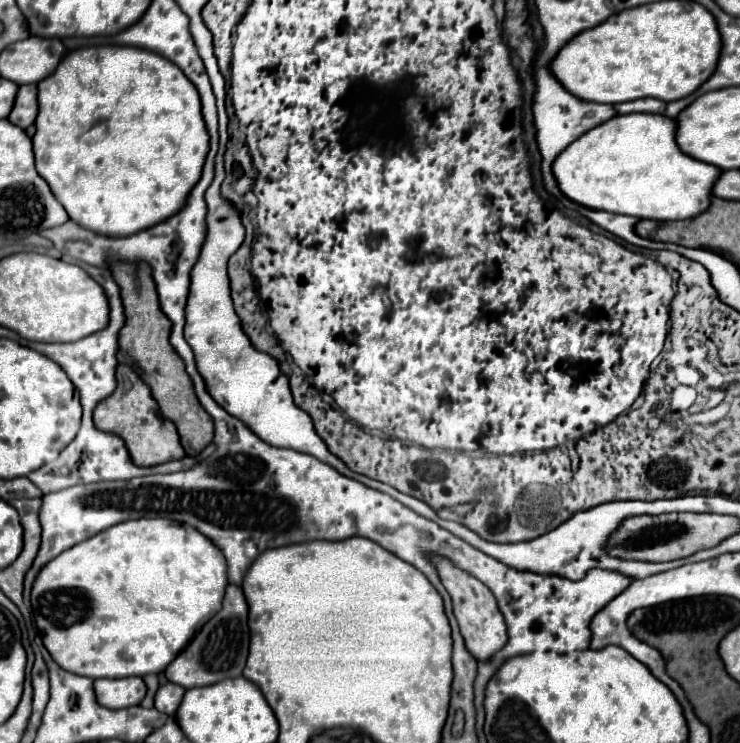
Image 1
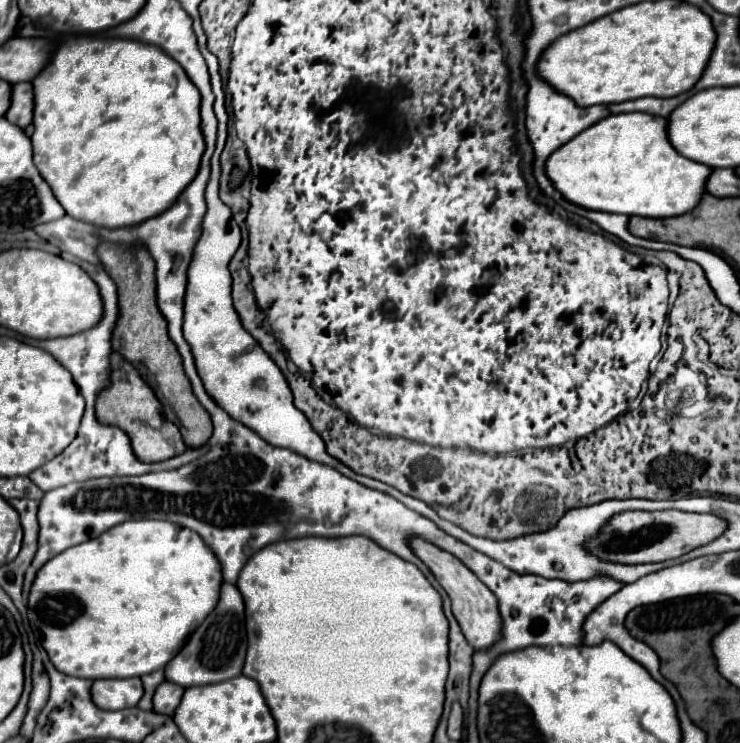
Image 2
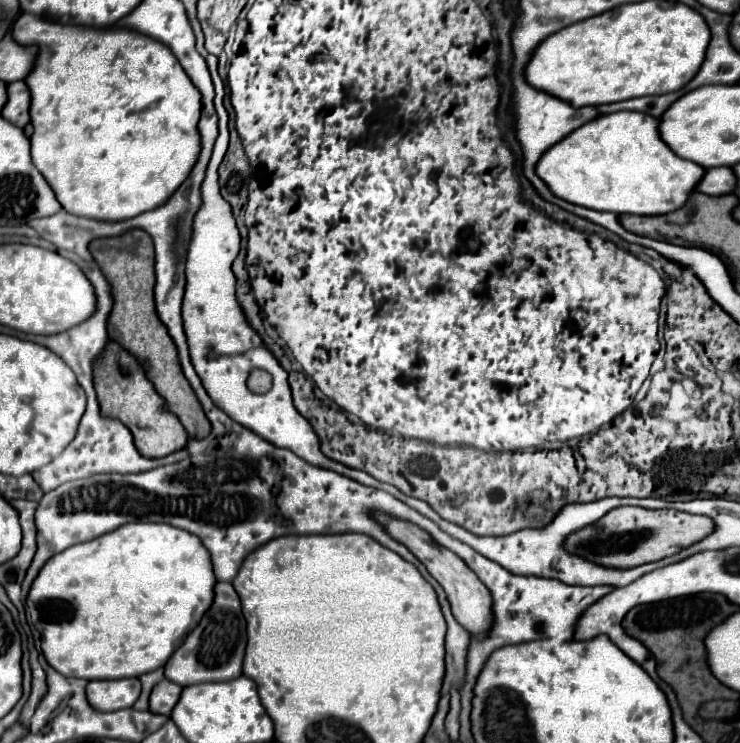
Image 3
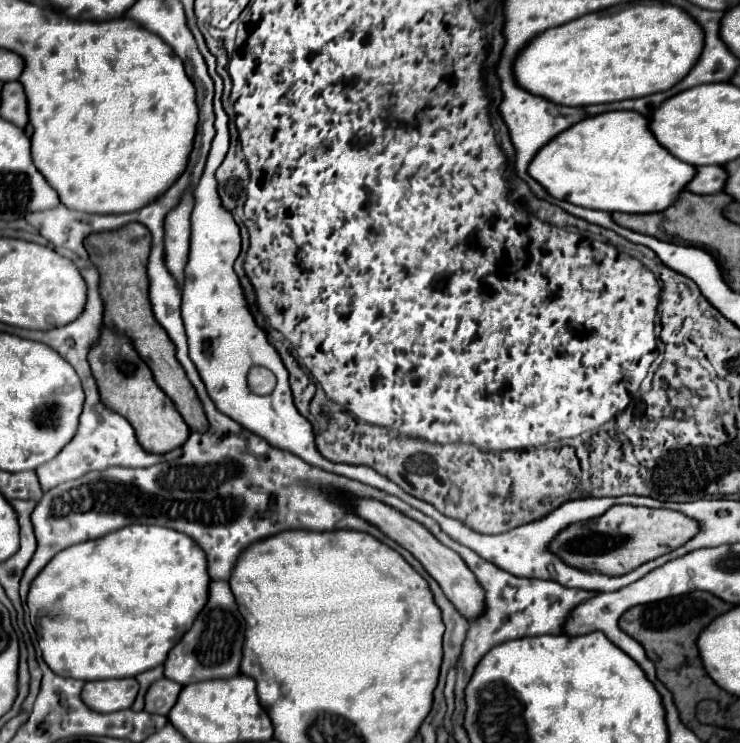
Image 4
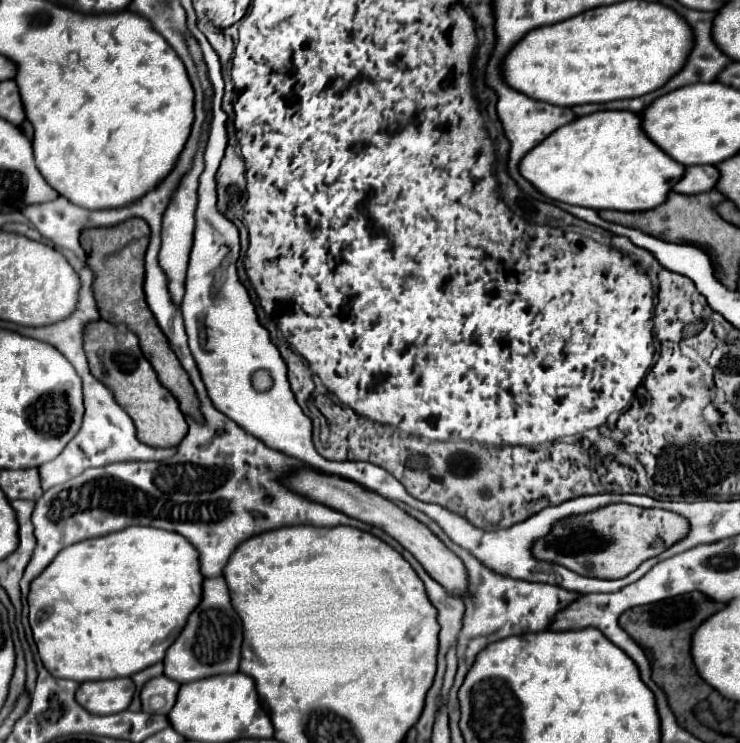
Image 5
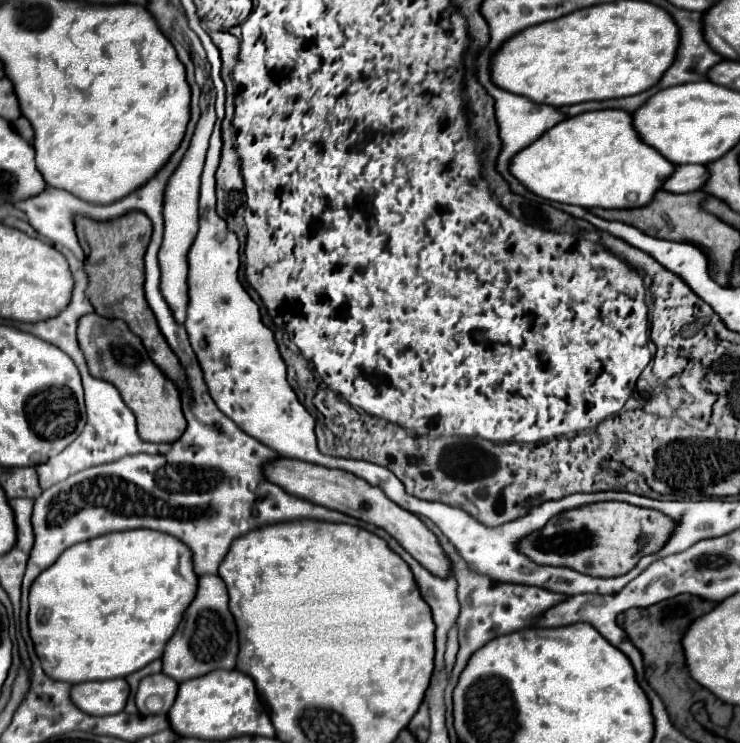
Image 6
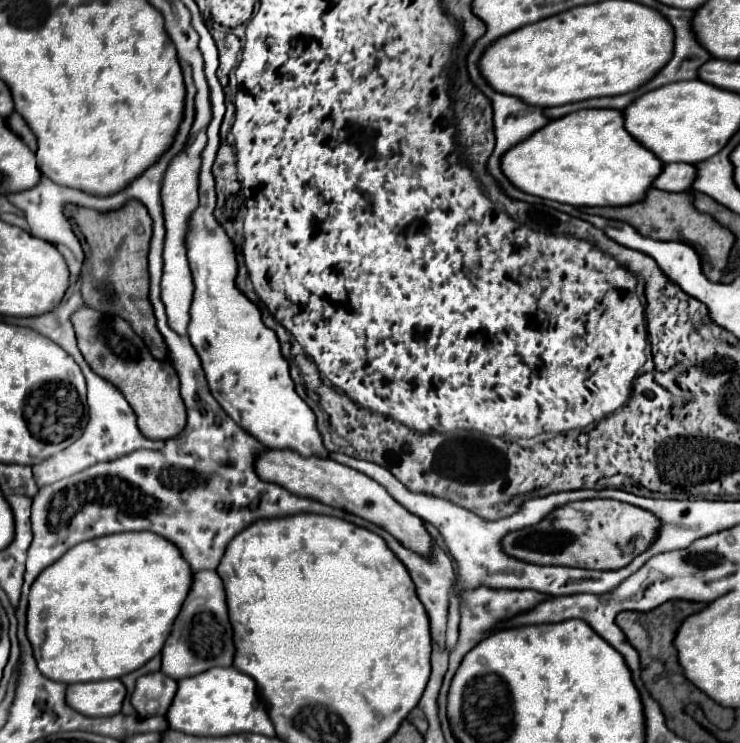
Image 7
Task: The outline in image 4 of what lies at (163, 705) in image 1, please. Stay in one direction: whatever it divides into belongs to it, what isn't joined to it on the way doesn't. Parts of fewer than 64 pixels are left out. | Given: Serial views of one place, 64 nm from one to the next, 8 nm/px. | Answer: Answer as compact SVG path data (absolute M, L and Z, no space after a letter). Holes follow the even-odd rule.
M160 678L160 680L156 680L152 686L150 686L150 690L148 690L148 694L146 694L146 712L156 712L156 714L162 714L162 716L166 716L170 710L172 710L172 706L176 704L176 700L178 700L178 694L180 694L180 690L182 690L182 686L178 686L176 682L172 682L172 680L168 680L168 678ZM156 700L164 700L164 706L162 708L156 708Z

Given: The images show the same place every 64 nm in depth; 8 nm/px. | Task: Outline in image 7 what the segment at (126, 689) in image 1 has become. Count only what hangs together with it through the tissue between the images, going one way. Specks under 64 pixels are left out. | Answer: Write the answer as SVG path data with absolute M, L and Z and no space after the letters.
M120 680L70 684L66 690L66 702L86 716L112 716L118 714L126 696L126 688Z

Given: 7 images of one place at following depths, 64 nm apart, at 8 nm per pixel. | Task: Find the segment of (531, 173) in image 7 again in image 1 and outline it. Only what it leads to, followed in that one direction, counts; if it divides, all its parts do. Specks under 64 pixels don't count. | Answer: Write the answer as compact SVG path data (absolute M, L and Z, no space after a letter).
M618 114L606 124L600 124L598 128L586 132L586 136L580 136L580 140L576 140L570 148L566 148L566 152L562 152L562 156L558 156L554 164L554 176L558 180L558 186L570 200L594 210L660 222L696 218L710 206L712 186L714 180L720 176L720 168L706 162L698 162L684 154L676 142L676 130L676 120L668 116Z

